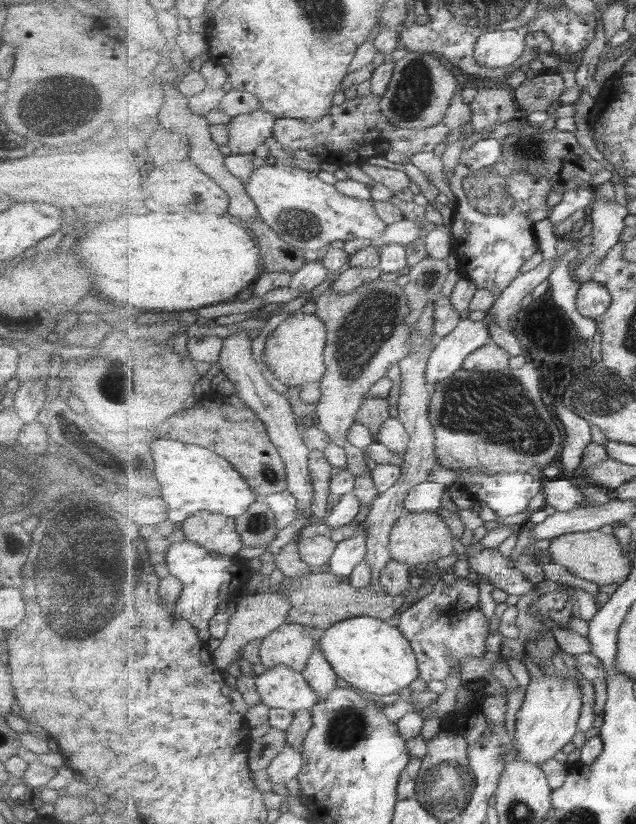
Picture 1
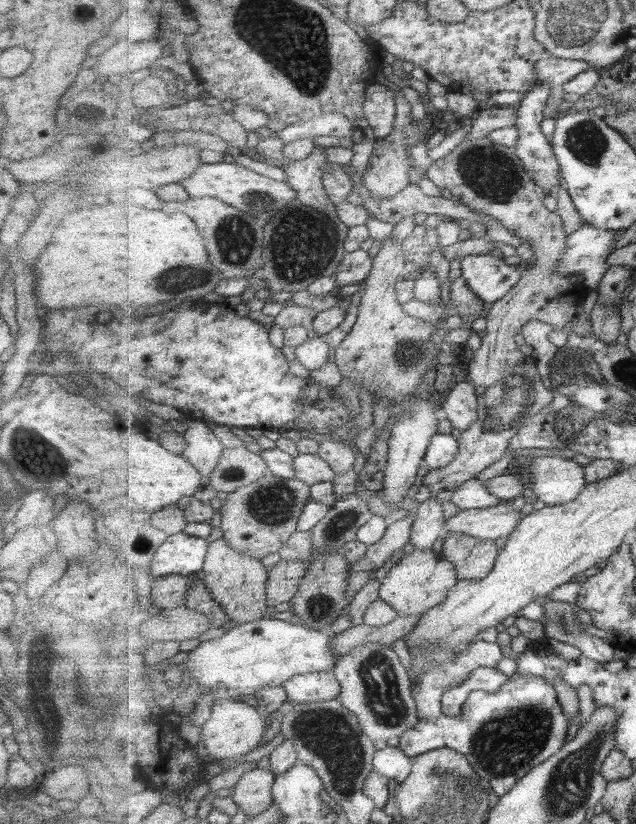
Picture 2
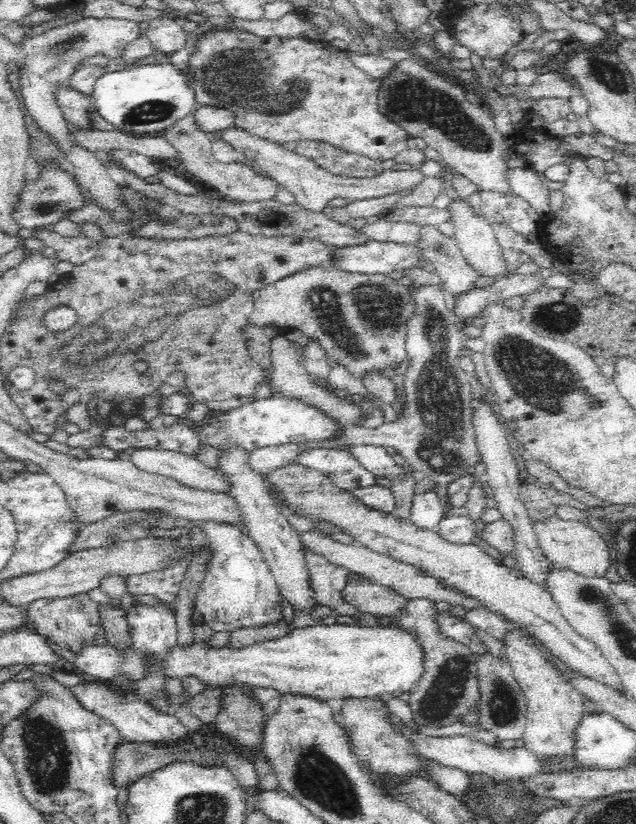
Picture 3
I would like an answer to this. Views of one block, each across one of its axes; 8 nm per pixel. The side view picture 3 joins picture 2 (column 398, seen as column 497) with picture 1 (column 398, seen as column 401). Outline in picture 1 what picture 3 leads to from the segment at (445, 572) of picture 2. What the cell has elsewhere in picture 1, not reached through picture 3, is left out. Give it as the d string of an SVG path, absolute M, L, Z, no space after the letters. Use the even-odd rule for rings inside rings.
M437 512L410 513L395 523L388 547L393 559L408 564L411 568L417 564L427 564L431 567L435 560L453 554L455 541L451 528Z

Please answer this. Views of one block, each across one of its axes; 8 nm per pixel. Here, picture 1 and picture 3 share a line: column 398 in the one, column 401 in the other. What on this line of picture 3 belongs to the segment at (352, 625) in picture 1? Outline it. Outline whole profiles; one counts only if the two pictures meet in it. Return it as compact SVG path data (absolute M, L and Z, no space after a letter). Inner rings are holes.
M320 623L293 629L284 637L240 651L232 651L228 646L210 650L204 648L204 642L188 649L176 646L162 667L169 678L192 674L211 688L244 683L254 688L273 688L280 693L290 691L326 700L410 692L424 672L425 653L410 629Z

